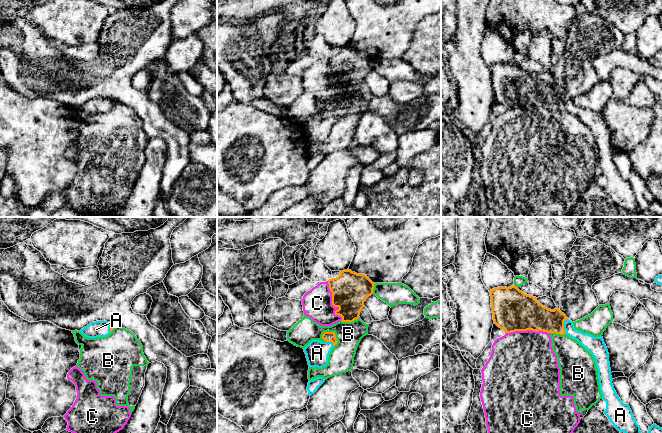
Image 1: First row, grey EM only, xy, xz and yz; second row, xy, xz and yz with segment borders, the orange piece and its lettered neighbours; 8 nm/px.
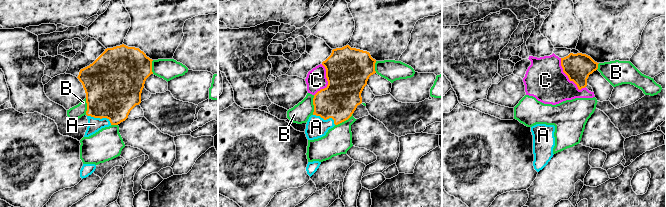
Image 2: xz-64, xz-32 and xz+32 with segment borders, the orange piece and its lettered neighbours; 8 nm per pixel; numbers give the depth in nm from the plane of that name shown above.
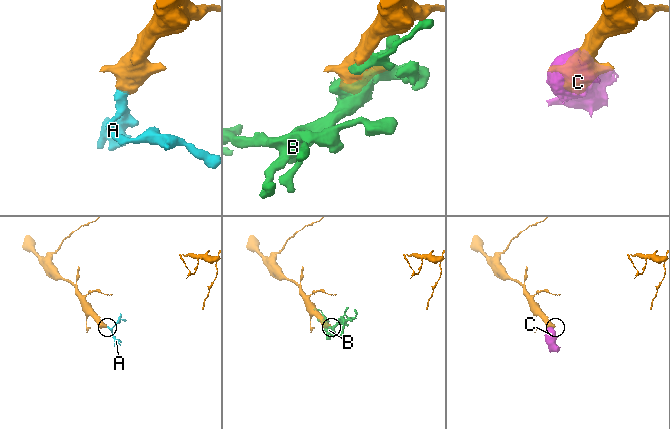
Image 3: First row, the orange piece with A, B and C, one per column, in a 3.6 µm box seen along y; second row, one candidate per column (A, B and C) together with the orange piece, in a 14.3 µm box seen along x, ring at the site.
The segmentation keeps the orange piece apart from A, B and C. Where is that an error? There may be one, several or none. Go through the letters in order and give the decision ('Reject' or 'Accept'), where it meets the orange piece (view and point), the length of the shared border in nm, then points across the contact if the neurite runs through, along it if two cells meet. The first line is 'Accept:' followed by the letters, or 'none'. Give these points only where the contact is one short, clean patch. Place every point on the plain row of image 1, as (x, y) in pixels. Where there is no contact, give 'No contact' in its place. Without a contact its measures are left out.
Accept: A
A: Accept. Touches orange at yz (563, 102). Shared border 130 nm. Path across: yz (534, 92), (555, 97), (563, 102), (589, 118)
B: Reject. Touches orange at xz (335, 111). Shared border 150 nm
C: Reject. Touches orange at xz (332, 79). Shared border 340 nm

